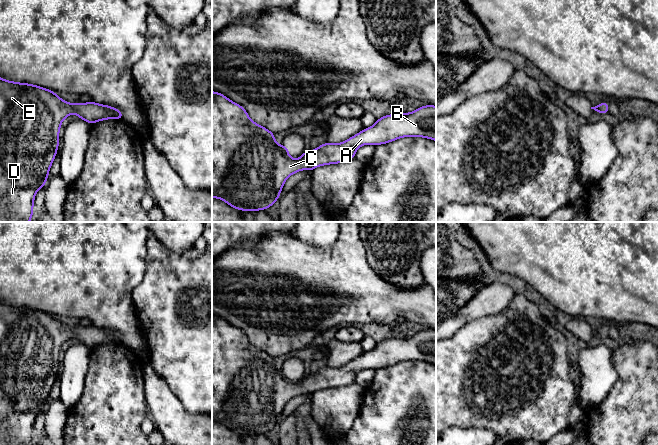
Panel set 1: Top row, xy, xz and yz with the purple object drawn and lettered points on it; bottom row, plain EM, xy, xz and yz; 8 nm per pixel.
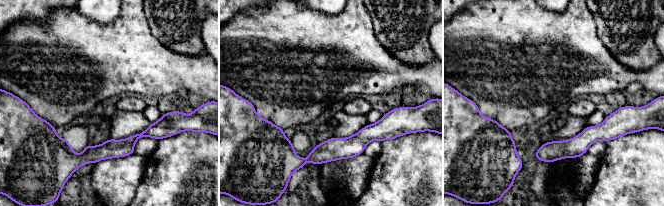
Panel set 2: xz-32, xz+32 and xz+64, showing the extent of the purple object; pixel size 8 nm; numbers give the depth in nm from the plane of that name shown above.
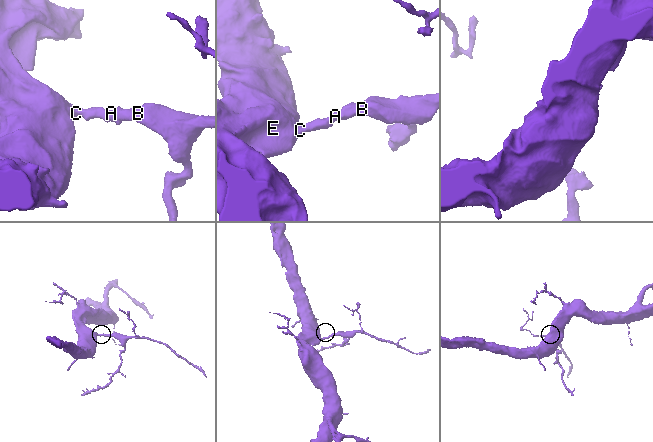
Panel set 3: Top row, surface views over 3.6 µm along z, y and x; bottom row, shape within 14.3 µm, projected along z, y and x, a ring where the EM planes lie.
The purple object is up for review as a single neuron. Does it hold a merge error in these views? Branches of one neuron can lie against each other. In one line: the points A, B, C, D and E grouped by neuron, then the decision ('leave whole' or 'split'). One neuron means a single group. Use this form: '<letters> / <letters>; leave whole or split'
A B C D E; leave whole

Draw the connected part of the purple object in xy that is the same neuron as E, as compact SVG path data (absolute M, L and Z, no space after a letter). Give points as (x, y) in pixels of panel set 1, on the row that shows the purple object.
M0 77L0 222L32 219L35 195L45 187L57 154L61 123L75 113L89 125L107 119L123 120L123 113L109 105L93 101L72 104L49 89Z

